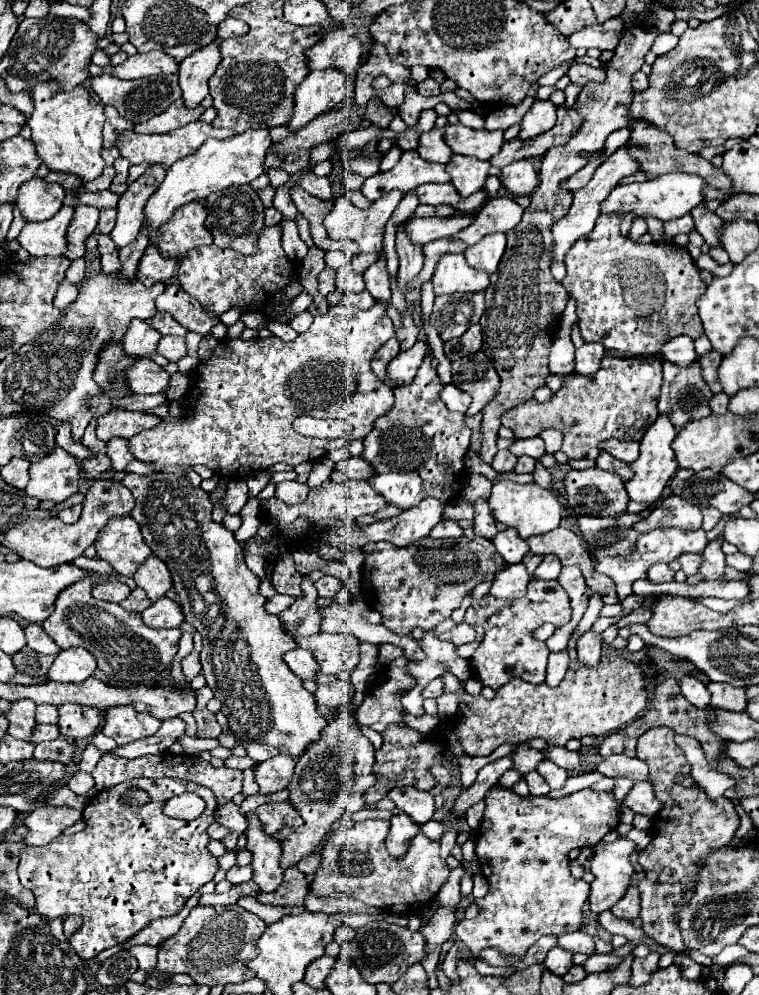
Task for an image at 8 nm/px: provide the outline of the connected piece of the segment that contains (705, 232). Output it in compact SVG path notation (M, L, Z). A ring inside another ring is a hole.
M699 204L697 208L693 208L691 216L695 220L697 232L705 238L705 242L711 248L721 248L721 230L723 230L725 222L721 222L713 212L709 212L705 208L705 204Z

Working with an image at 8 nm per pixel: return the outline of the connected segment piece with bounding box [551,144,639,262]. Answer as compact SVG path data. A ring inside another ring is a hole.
M629 144L627 146L621 146L615 154L611 154L593 174L593 178L589 180L587 186L579 188L573 192L573 204L571 204L571 210L565 218L561 218L559 222L553 224L551 228L551 234L553 234L553 260L555 262L563 262L565 254L569 252L569 248L583 236L587 236L591 230L593 230L593 224L597 220L597 216L601 214L601 202L609 196L609 192L619 184L621 178L629 176L629 174L635 174L639 170L637 166L637 160L633 160L631 152L629 152Z

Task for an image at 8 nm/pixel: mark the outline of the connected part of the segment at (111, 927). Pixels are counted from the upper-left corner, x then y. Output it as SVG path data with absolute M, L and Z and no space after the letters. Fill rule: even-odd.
M141 778L117 784L115 788L99 792L89 800L87 808L83 810L85 828L81 832L73 836L59 836L57 840L41 848L25 846L19 860L19 880L35 894L35 908L43 918L53 920L63 914L79 914L83 918L83 926L71 934L69 944L83 960L95 958L99 952L135 936L151 920L177 914L189 896L193 896L205 882L213 880L215 872L219 870L219 862L207 850L207 844L211 840L207 828L215 822L217 806L219 804L209 788L187 780ZM129 786L143 788L149 794L151 802L145 806L123 806L119 798ZM183 792L199 792L199 796L205 800L207 808L197 820L173 820L163 814L163 804Z

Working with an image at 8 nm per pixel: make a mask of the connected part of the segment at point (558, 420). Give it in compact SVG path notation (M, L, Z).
M605 354L601 364L603 366L593 376L565 376L563 388L555 392L545 404L529 400L517 408L507 410L505 416L501 416L503 426L511 428L517 438L531 438L545 428L555 428L565 436L561 450L573 460L597 460L601 442L609 438L641 440L645 428L659 416L657 396L663 380L662 361Z

